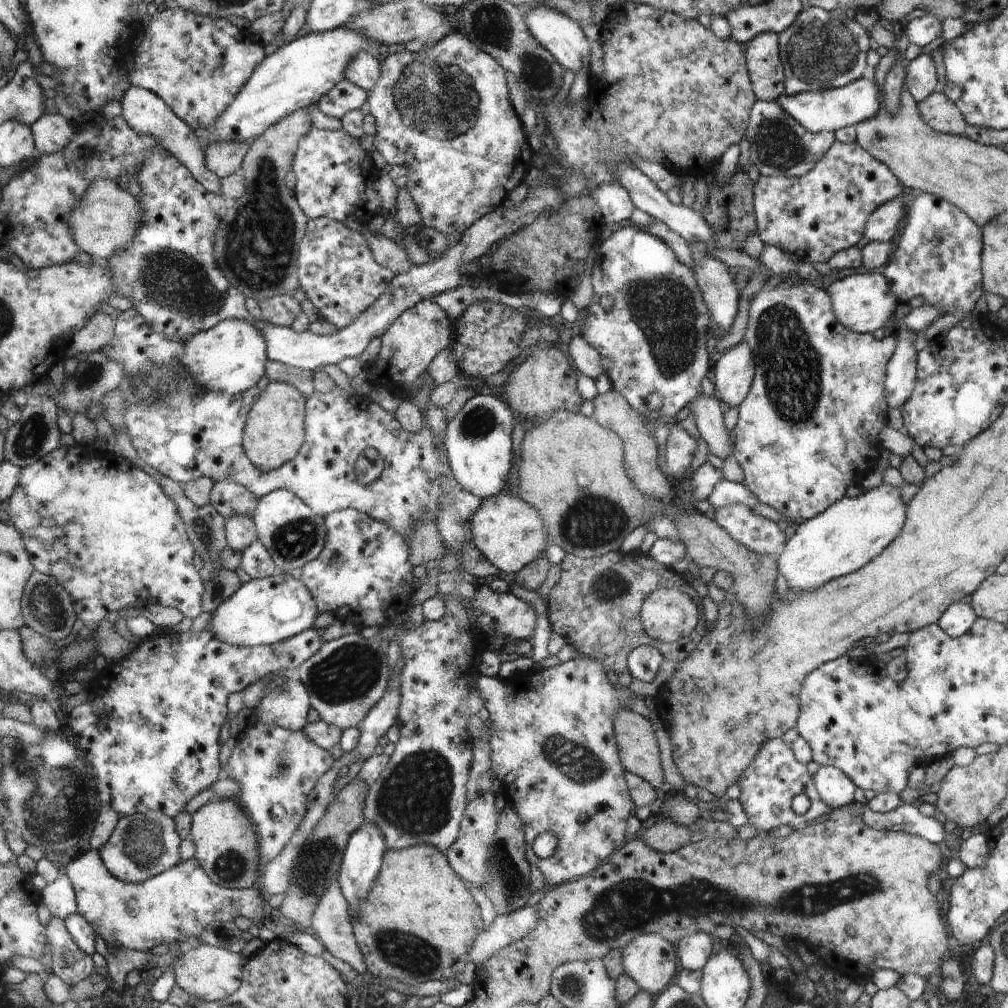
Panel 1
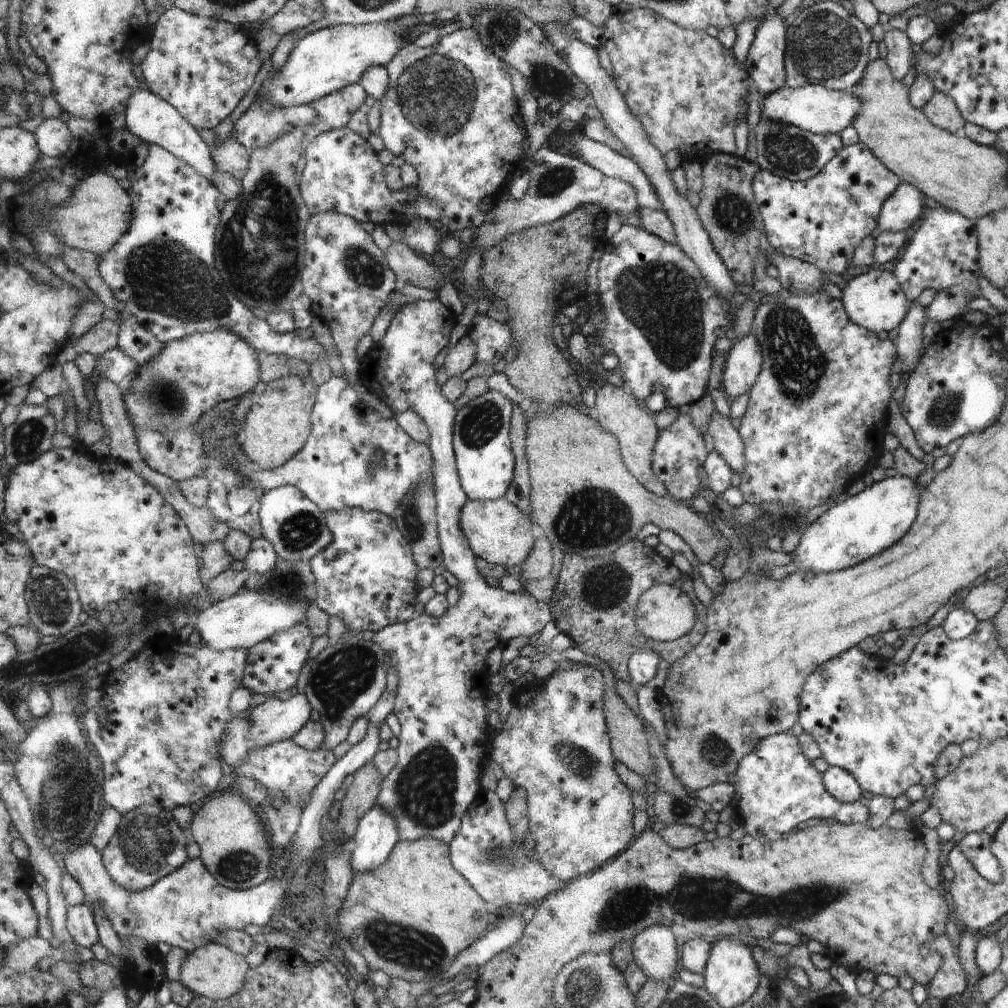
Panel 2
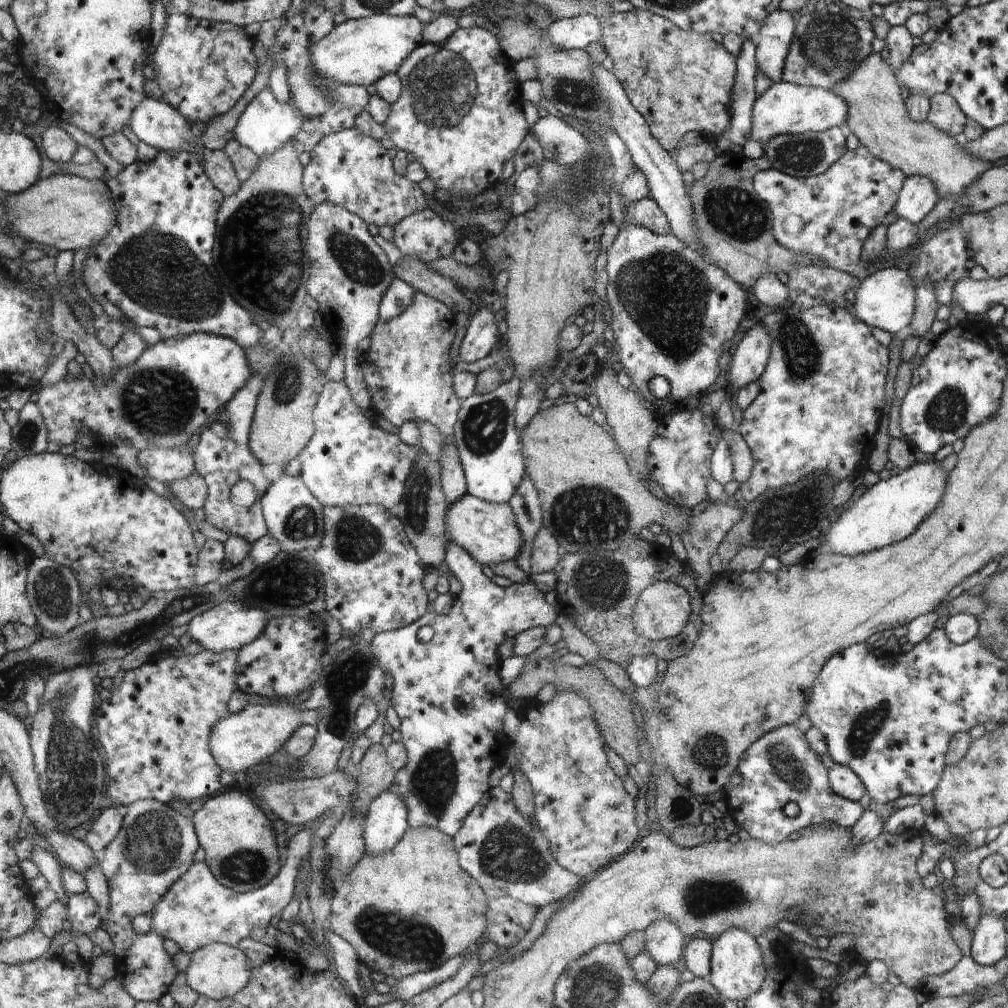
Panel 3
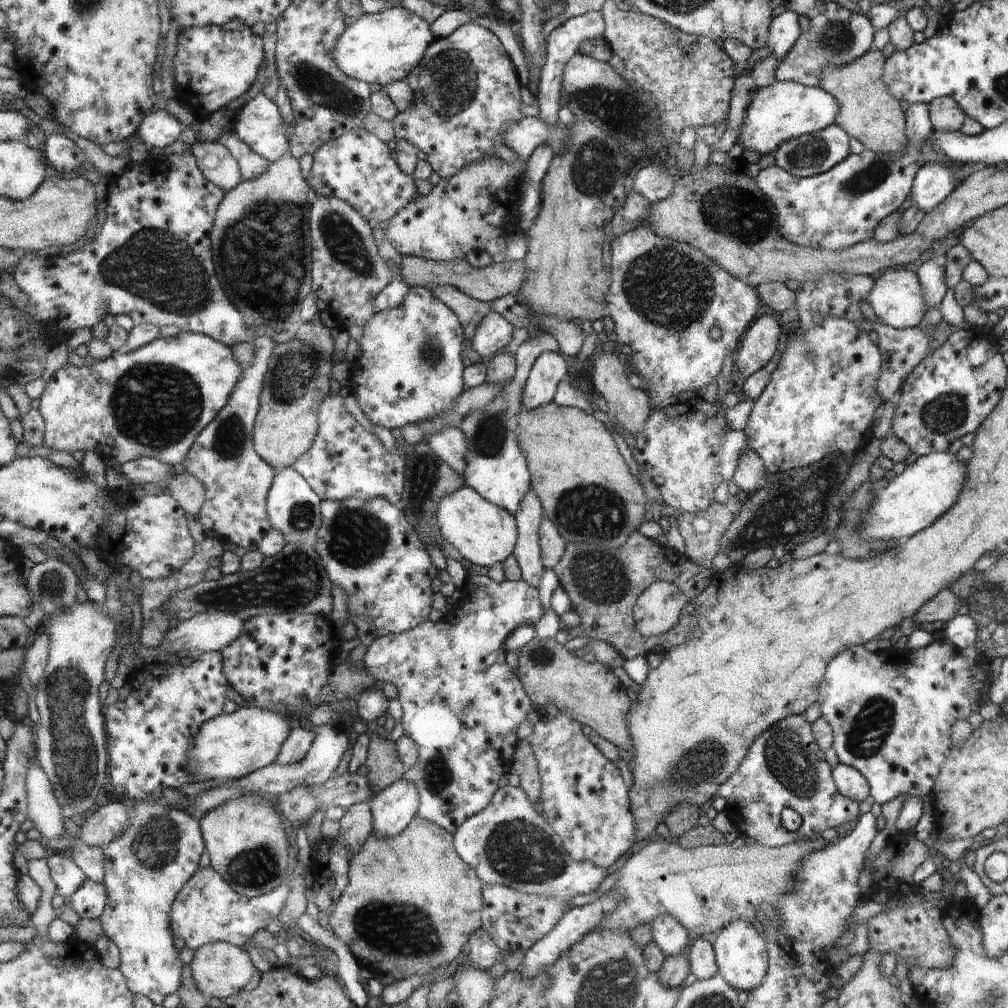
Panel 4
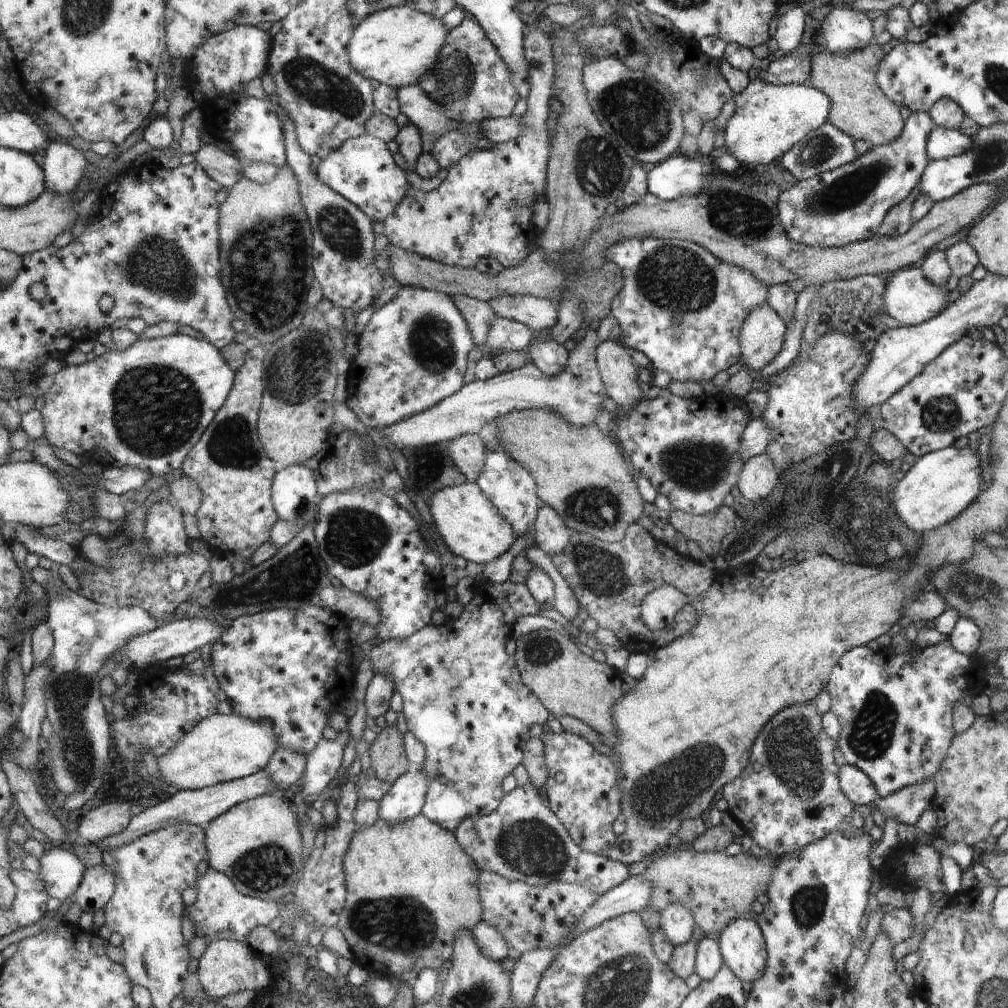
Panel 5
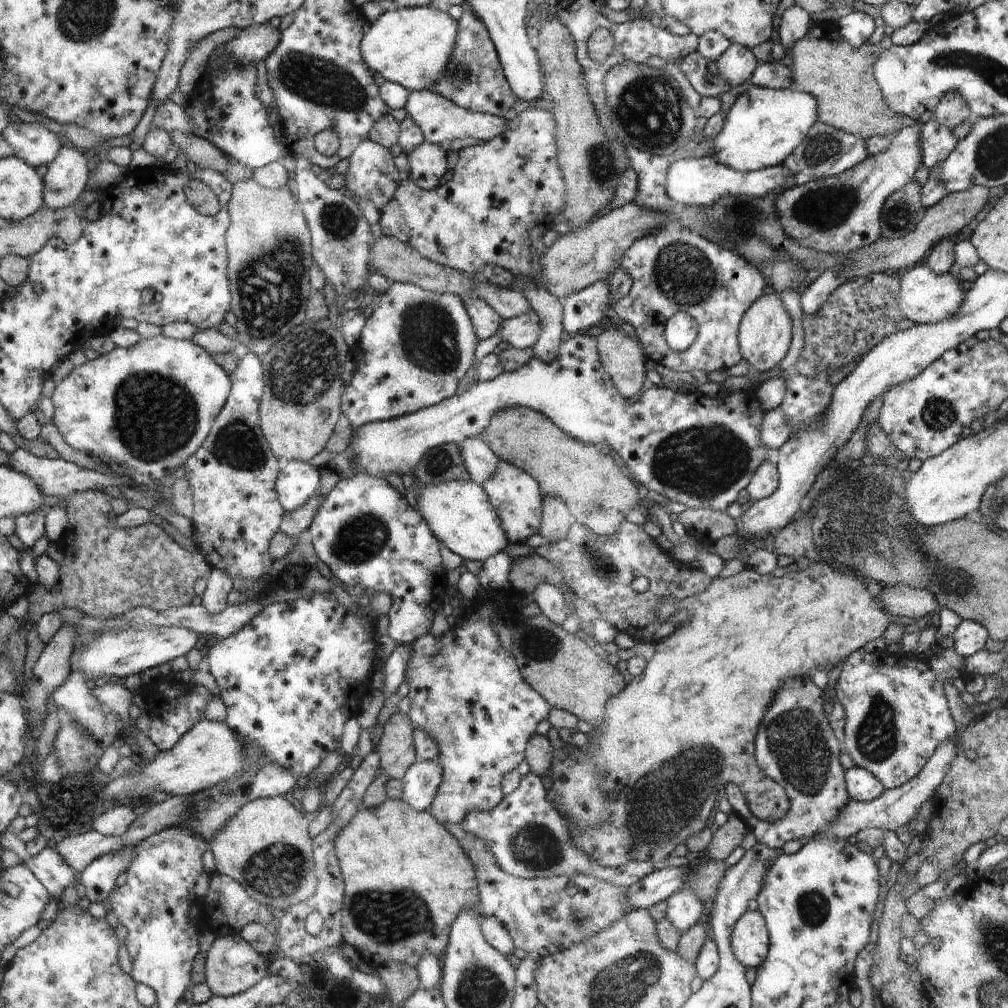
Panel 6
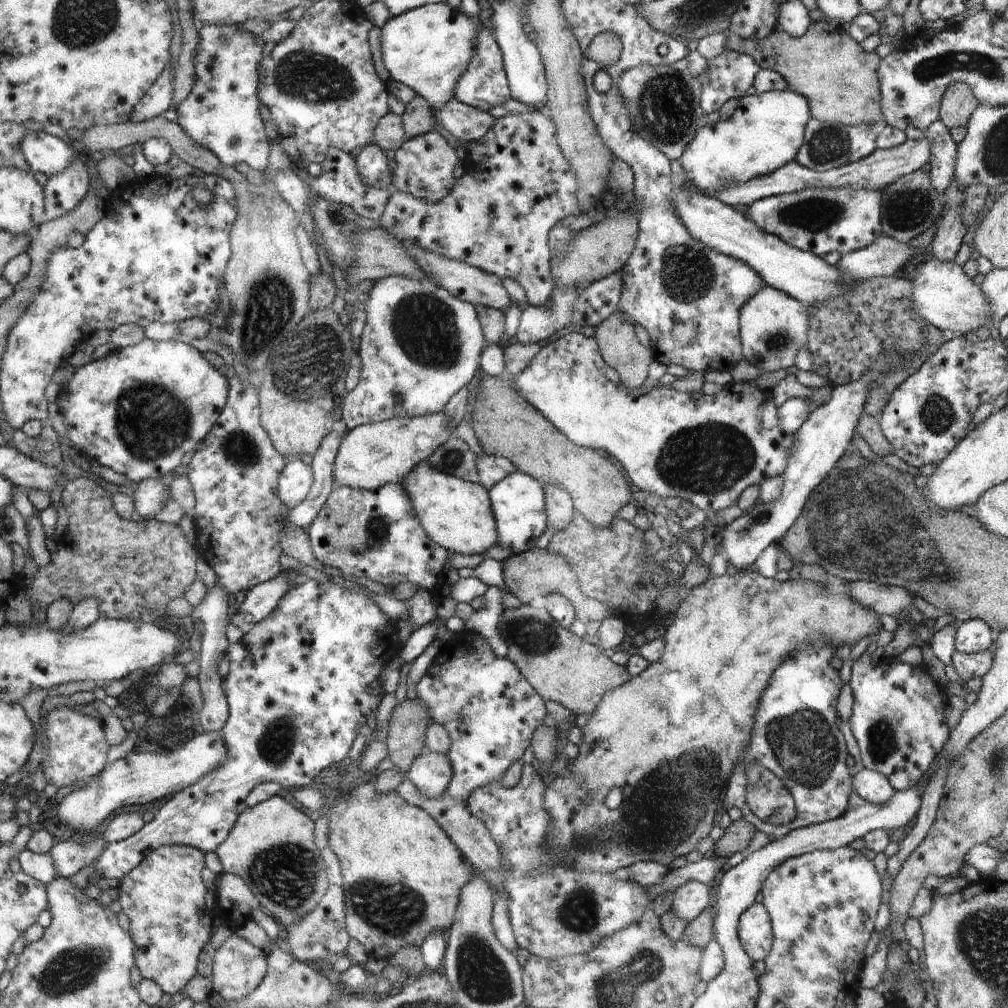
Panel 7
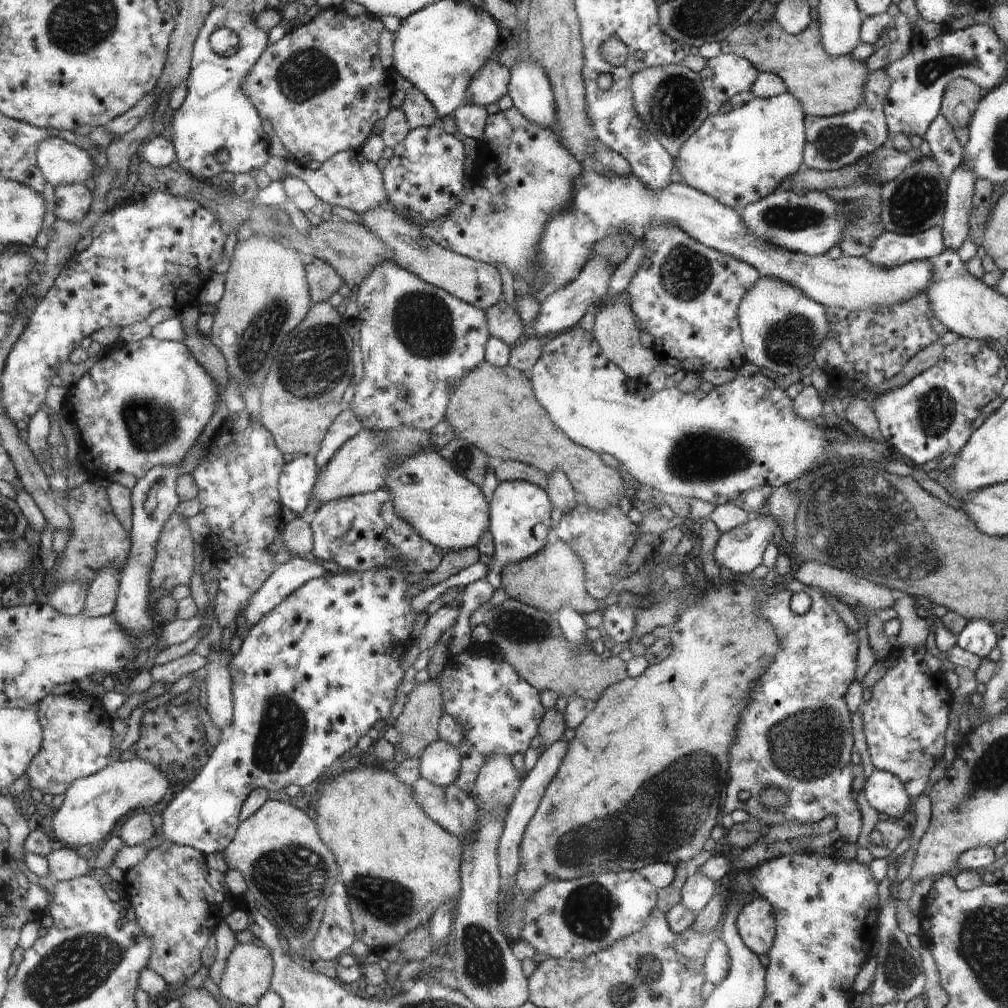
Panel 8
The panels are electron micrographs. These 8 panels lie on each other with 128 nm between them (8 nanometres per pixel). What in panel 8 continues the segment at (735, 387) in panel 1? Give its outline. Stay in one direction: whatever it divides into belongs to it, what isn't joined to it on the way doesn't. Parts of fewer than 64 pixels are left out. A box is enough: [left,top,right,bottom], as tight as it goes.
[738,275,831,376]

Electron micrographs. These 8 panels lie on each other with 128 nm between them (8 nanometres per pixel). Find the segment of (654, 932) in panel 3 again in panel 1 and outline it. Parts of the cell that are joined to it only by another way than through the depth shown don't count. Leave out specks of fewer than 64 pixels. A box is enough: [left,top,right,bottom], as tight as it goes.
[622,934,676,997]

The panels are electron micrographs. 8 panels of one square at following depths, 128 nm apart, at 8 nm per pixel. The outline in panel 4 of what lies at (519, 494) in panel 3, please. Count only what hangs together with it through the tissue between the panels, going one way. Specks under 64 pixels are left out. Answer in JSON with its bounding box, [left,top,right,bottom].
[514,491,545,588]

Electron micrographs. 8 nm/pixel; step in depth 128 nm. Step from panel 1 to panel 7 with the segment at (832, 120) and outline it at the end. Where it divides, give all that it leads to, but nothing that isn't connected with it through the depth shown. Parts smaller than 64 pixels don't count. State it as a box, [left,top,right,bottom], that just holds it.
[680,91,811,192]

